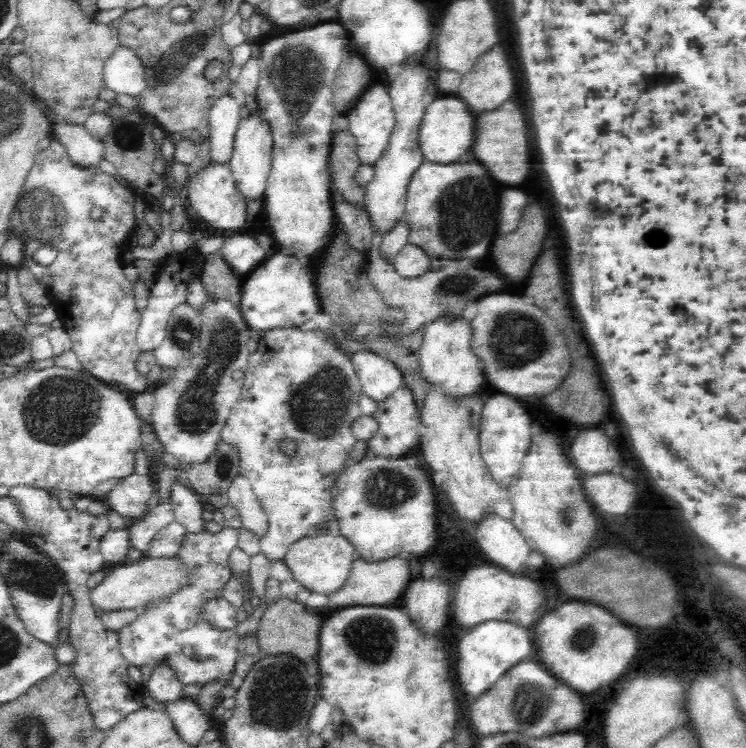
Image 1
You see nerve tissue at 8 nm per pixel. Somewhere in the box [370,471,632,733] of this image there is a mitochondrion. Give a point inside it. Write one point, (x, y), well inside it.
(528, 706)

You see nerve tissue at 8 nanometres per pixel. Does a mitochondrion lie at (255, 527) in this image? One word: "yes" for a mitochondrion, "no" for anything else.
no

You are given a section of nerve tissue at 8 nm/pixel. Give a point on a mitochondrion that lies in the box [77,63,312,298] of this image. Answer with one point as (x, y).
(130, 138)

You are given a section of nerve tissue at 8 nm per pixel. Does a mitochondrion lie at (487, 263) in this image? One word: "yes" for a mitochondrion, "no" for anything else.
no

